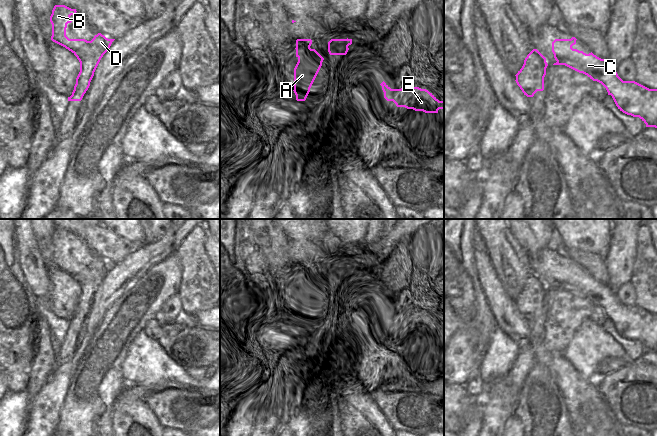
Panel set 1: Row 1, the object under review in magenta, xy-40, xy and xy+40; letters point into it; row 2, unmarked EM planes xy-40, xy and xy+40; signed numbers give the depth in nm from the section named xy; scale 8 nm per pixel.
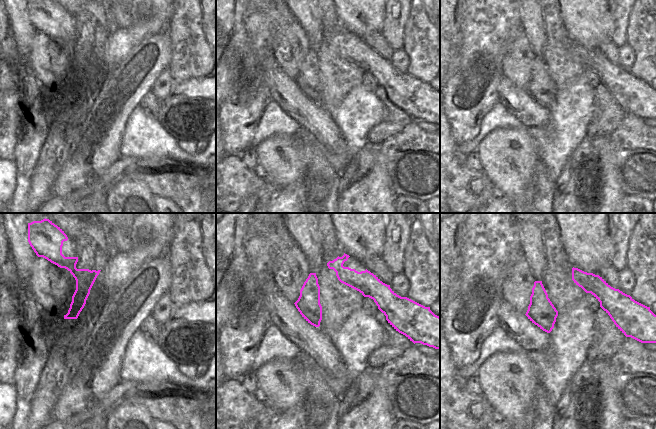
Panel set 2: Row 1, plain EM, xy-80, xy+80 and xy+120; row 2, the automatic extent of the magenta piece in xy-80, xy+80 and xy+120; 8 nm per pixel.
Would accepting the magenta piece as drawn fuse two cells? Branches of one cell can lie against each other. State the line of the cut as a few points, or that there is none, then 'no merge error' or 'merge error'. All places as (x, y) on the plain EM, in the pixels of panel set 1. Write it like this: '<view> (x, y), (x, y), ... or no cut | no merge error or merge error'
xy-40 (103, 277), (77, 281) | merge error

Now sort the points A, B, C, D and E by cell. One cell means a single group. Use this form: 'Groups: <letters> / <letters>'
Groups: A / B C D E

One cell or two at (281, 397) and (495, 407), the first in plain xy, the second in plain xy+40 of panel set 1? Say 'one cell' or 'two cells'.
one cell

